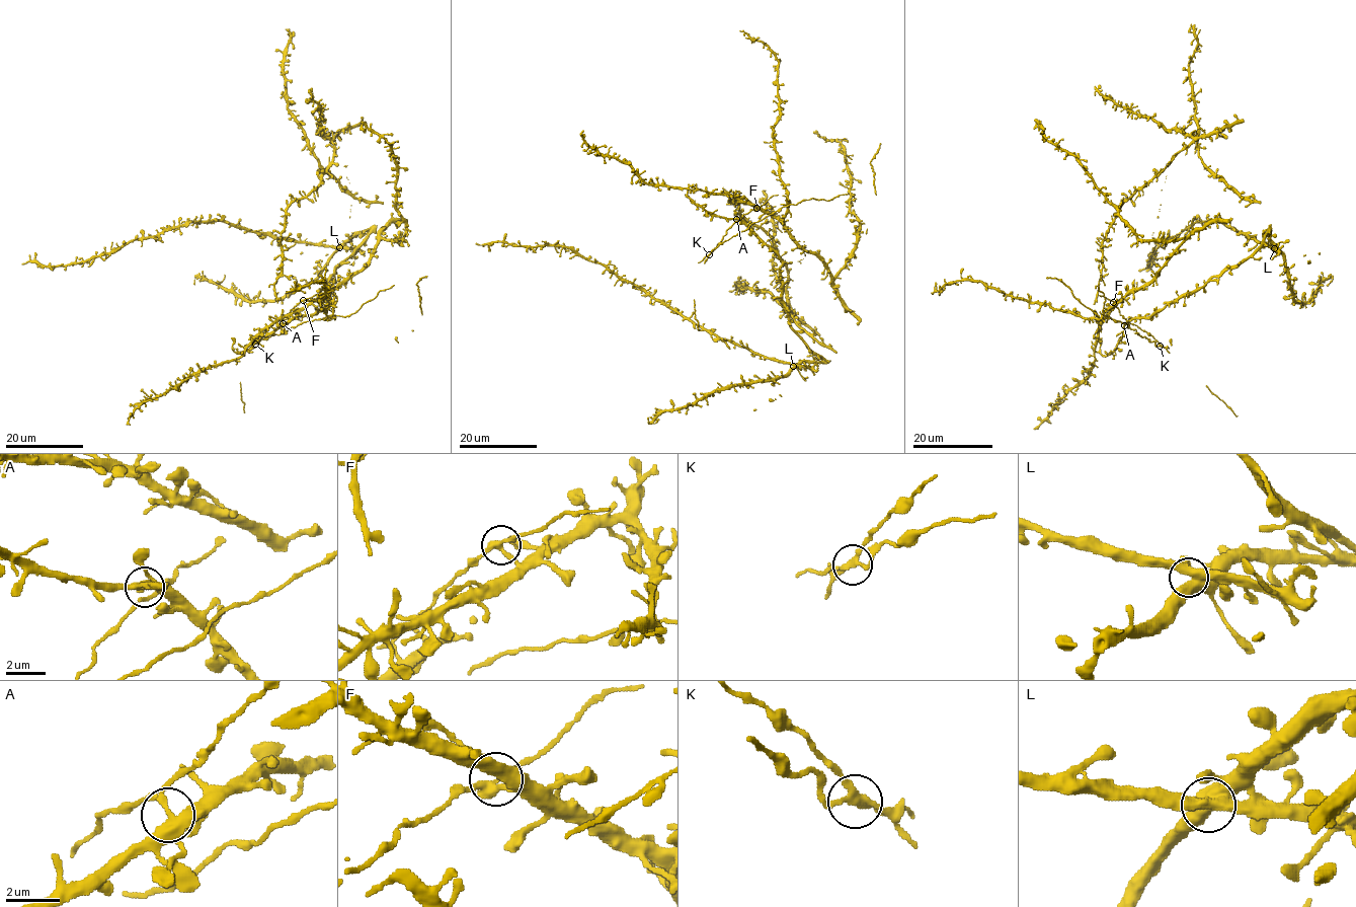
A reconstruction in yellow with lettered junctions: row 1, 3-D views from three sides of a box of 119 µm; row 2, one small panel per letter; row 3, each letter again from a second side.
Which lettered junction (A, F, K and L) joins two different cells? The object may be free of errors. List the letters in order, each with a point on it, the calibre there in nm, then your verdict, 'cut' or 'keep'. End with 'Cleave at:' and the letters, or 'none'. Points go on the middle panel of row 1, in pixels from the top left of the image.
A: at (736, 219); 320 nm thick; keep
F: at (756, 208); 280 nm thick; keep
K: at (709, 254); 200 nm thick; cut
L: at (793, 366); 440 nm thick; keep
Cleave at: K

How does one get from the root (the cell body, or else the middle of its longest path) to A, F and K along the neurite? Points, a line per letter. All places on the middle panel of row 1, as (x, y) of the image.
A: (780, 269), (782, 259), (736, 219)
F: (780, 269), (782, 259), (743, 223), (736, 221), (756, 208)
K: (780, 269), (782, 259), (738, 219), (709, 254)

